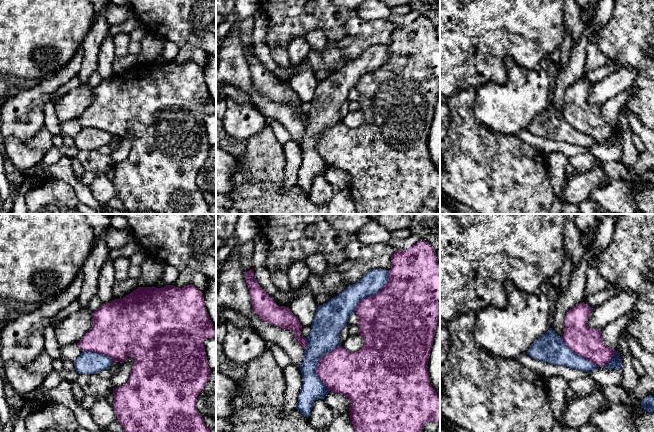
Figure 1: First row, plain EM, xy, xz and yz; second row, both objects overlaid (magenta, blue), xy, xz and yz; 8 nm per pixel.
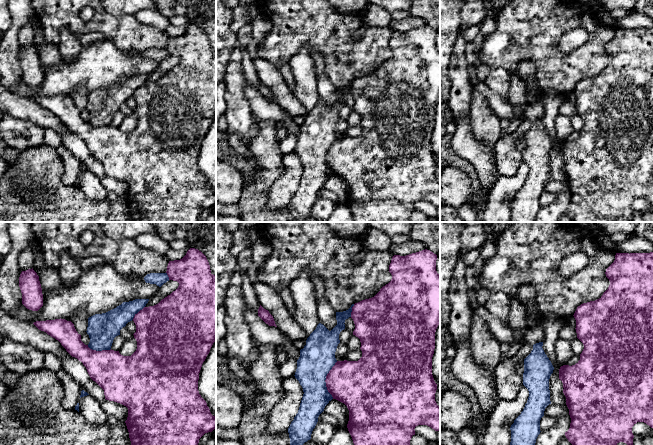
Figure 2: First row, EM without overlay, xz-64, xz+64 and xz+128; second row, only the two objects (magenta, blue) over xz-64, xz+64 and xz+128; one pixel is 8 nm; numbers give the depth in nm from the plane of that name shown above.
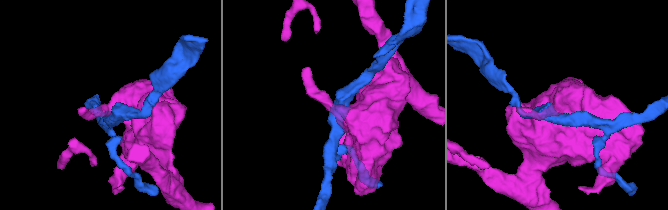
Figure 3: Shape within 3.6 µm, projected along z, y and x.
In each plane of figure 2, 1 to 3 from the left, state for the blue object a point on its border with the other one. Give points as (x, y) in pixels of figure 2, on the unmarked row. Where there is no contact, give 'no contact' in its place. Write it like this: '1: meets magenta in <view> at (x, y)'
1: meets magenta in xz-64 at (99, 127)
2: meets magenta in xz+64 at (325, 156)
3: no contact

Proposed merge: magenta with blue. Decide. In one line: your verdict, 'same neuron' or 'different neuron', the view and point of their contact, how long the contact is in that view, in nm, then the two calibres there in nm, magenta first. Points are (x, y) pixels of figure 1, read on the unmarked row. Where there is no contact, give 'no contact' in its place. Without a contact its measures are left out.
same neuron; contact xz (317, 141); length 380 nm; calibres 340 and 240 nm

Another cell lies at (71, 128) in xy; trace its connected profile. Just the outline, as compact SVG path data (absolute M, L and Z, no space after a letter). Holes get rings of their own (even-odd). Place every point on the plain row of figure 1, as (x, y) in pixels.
M77 119L69 120L61 123L62 133L74 138L82 129L81 124Z

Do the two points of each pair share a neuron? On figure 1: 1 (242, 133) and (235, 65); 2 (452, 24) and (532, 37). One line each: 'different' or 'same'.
1: different
2: same

